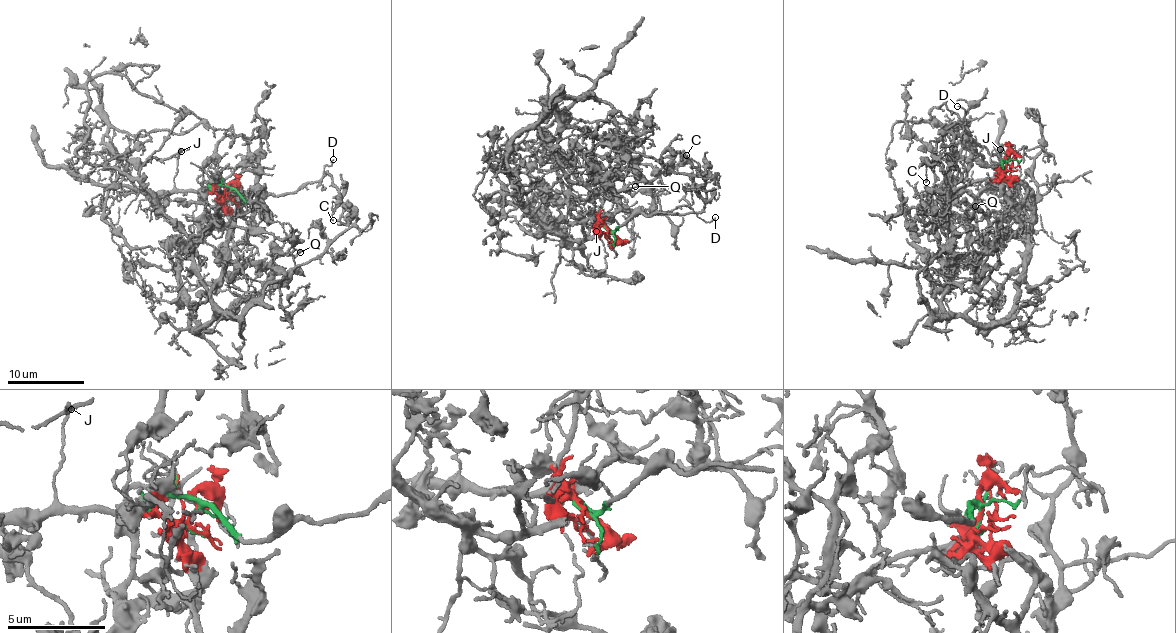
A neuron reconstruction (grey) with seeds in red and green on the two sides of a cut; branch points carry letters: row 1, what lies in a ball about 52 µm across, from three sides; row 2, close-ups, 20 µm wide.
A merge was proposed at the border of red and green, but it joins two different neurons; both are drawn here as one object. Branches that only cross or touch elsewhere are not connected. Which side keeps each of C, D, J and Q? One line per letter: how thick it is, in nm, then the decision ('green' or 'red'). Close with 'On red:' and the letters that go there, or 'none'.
C: 130 nm | green
D: 120 nm | green
J: 120 nm | green
Q: 130 nm | red
On red: Q

